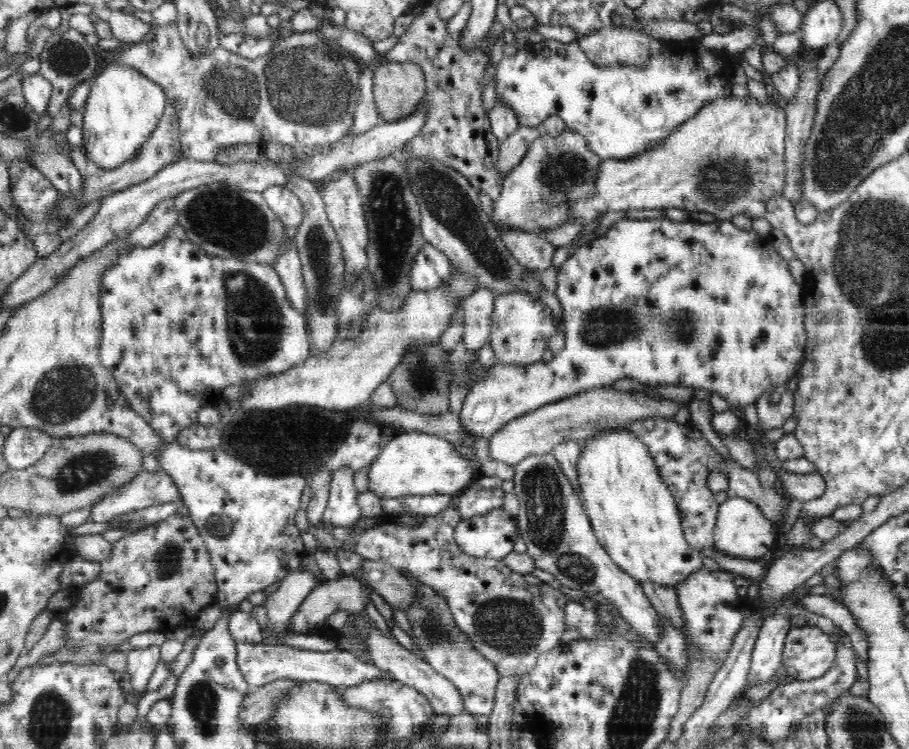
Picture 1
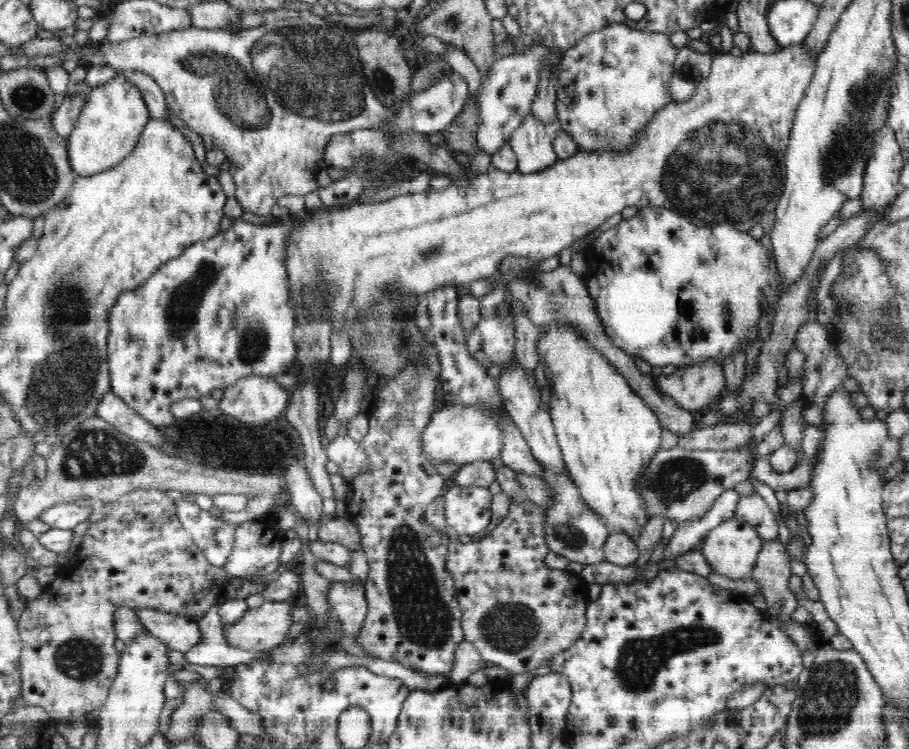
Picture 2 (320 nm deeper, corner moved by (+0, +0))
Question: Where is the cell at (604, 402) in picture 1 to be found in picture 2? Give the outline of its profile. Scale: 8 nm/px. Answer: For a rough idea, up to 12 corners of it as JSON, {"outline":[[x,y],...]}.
{"outline":[[708,359],[654,383],[699,416],[721,399],[723,365]]}

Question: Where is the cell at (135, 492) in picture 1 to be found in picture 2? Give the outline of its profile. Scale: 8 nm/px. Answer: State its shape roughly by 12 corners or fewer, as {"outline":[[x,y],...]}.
{"outline":[[57,504],[39,519],[54,528],[73,530],[89,520],[92,507]]}

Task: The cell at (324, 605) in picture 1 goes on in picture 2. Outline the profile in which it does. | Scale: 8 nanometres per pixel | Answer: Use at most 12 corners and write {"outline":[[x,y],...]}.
{"outline":[[265,601],[224,626],[227,649],[264,652],[287,637],[296,603]]}

